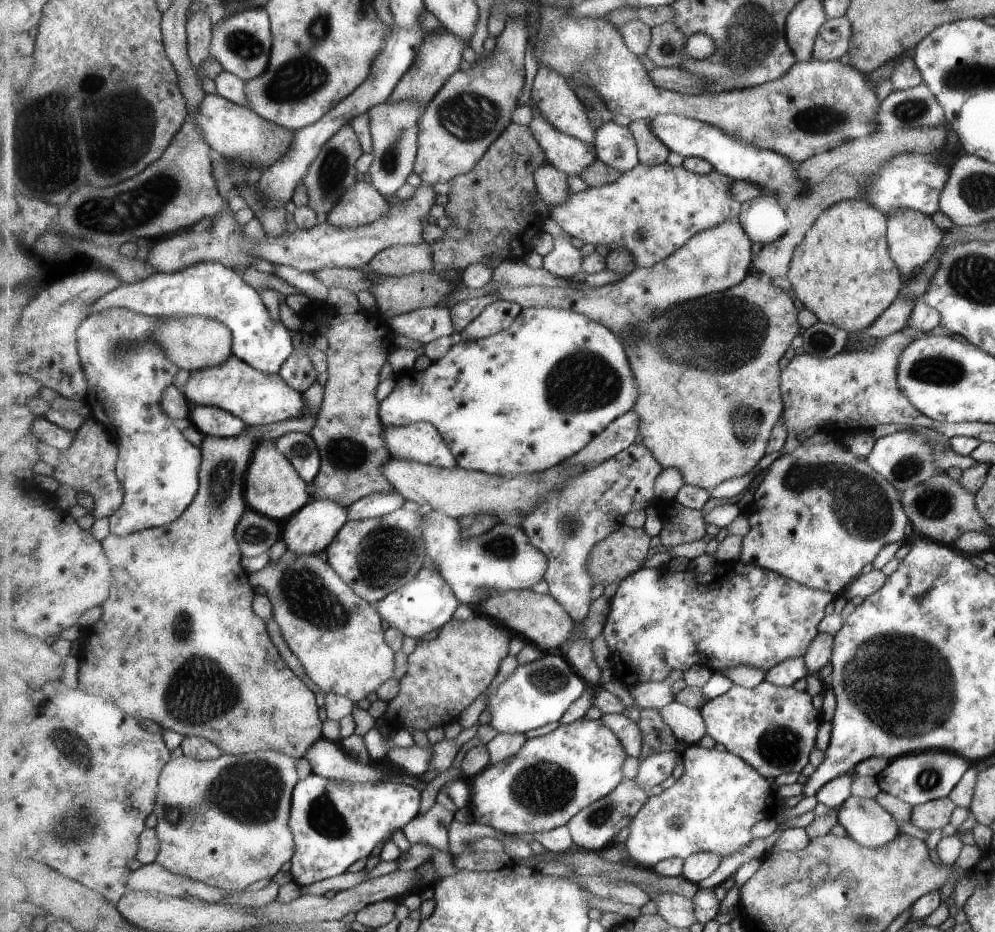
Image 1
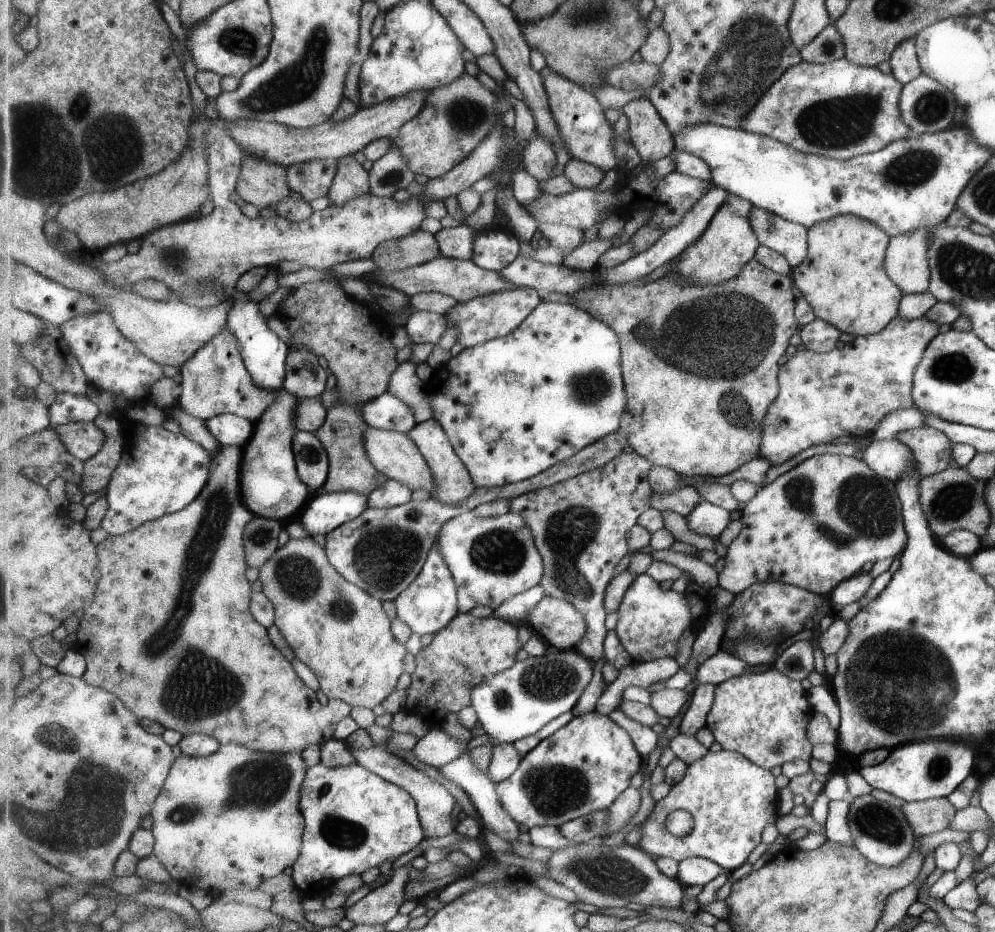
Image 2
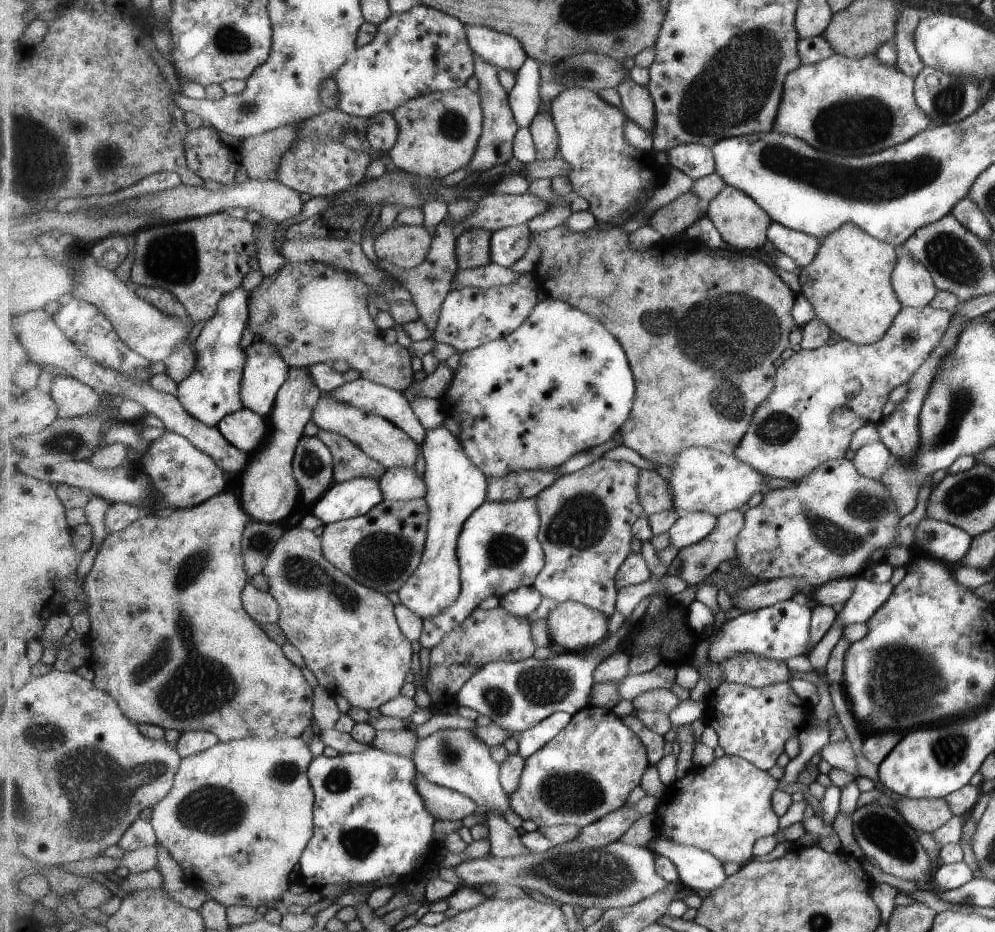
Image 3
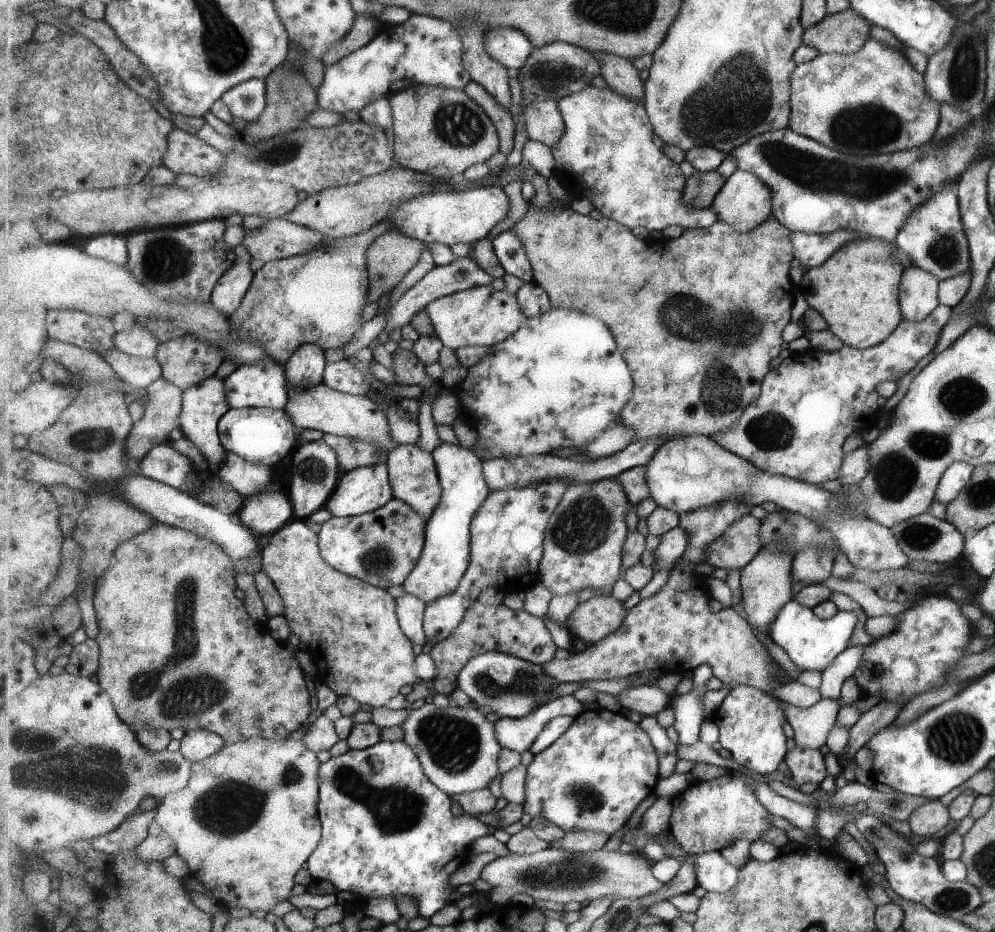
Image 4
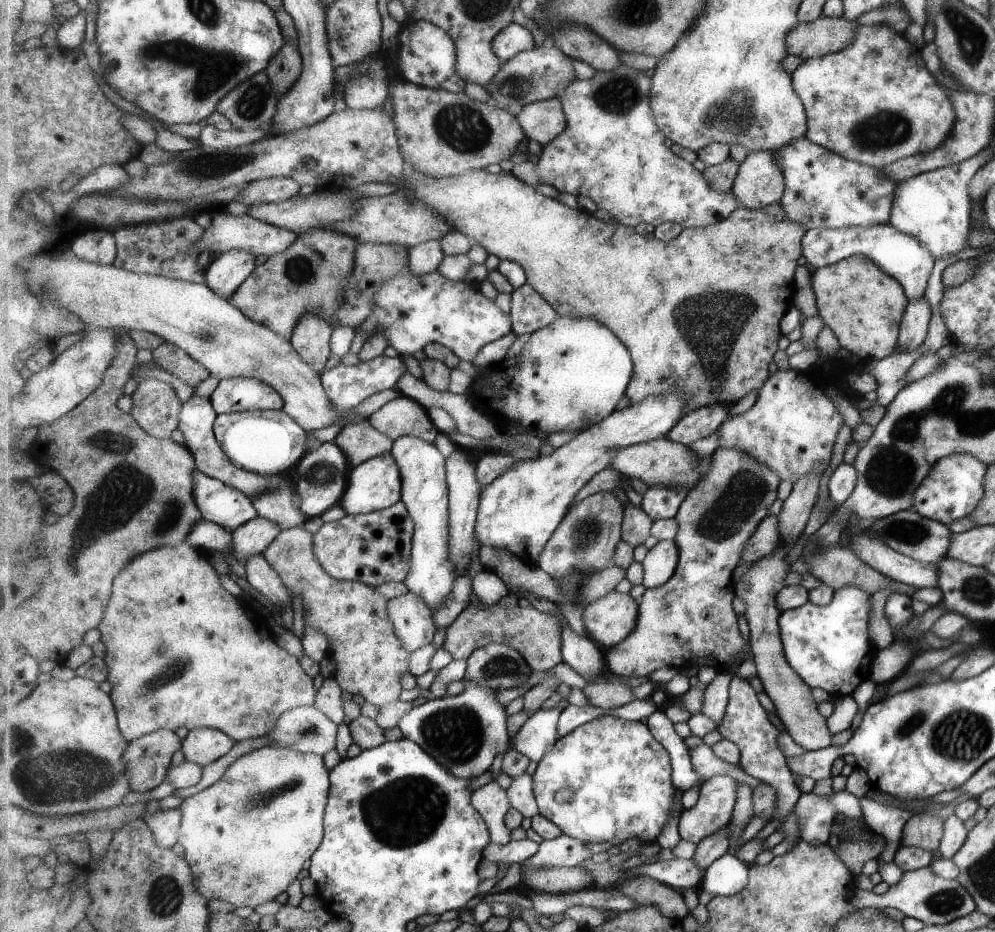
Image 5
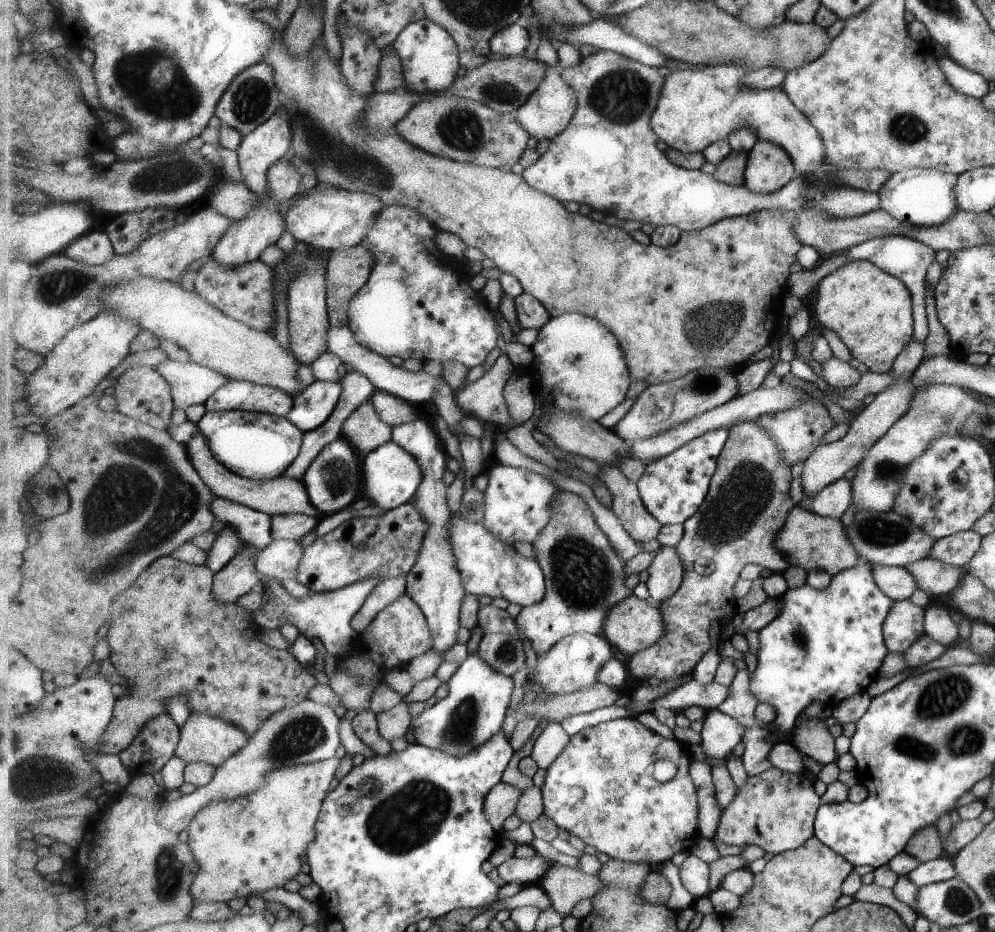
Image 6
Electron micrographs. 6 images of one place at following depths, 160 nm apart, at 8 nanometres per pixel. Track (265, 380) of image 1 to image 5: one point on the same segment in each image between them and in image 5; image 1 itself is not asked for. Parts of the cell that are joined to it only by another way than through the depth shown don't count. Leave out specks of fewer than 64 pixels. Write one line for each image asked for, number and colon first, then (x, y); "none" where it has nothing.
2: (215, 381)
3: (213, 391)
4: (204, 405)
5: (227, 273)

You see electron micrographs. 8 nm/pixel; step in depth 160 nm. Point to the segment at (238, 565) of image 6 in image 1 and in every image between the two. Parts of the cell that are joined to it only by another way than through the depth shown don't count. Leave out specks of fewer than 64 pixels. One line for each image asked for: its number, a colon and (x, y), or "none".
1: (274, 488)
2: (272, 488)
3: (270, 493)
4: (265, 513)
5: (251, 538)

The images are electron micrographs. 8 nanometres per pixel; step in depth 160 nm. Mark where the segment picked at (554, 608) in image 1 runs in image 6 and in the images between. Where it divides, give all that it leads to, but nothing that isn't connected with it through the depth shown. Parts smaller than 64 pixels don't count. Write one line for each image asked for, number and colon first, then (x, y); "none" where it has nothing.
2: (562, 625)
3: (577, 627)
4: (592, 620)
5: (609, 620)
6: (635, 624)

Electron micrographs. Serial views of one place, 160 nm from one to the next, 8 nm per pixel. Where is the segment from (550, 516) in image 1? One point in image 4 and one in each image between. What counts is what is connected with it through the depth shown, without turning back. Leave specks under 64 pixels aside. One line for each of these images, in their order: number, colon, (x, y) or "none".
2: (581, 525)
3: (588, 516)
4: (586, 536)

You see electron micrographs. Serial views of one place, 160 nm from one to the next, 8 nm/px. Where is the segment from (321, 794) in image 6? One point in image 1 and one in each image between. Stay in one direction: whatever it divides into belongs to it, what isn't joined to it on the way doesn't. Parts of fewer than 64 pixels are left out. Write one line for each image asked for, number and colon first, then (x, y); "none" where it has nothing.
1: (226, 821)
2: (229, 821)
3: (241, 814)
4: (248, 819)
5: (246, 836)

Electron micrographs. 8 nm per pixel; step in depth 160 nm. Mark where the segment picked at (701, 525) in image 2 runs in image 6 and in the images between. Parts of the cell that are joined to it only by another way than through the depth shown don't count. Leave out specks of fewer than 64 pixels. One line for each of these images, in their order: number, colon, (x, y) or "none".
3: (692, 527)
4: (674, 544)
5: (660, 563)
6: (667, 572)

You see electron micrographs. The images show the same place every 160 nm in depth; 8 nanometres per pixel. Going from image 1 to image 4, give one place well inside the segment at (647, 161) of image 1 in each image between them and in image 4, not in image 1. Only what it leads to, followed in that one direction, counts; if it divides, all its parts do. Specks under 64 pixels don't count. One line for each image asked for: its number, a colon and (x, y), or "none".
2: (650, 134)
3: (637, 103)
4: (622, 75)

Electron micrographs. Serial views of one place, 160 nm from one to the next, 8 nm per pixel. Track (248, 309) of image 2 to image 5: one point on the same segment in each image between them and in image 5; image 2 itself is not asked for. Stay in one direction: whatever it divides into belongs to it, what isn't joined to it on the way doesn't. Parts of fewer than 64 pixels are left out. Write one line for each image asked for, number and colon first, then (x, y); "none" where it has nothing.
3: (265, 372)
4: (263, 383)
5: (233, 395)

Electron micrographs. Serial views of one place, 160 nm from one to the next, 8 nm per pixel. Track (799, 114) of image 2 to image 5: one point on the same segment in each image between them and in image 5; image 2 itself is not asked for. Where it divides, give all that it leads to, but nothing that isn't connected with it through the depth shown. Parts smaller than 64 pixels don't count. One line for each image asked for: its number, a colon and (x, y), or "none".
3: (846, 107)
4: (872, 101)
5: (873, 102)

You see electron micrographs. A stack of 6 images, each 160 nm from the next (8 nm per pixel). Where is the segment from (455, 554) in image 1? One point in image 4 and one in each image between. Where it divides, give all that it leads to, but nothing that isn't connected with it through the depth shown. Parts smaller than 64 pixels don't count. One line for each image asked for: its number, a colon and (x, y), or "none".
2: (493, 559)
3: (499, 550)
4: (508, 533)

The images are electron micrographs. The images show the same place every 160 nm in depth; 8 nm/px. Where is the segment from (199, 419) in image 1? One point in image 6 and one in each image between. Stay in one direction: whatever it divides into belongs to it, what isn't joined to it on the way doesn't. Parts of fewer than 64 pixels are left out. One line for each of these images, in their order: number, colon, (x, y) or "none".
2: (229, 429)
3: (247, 430)
4: (264, 436)
5: (267, 442)
6: (258, 446)

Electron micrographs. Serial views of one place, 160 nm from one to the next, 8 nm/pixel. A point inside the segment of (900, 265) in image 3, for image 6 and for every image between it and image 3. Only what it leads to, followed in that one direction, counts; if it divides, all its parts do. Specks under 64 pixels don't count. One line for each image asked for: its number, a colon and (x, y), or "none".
4: (917, 289)
5: (914, 323)
6: (828, 463)

